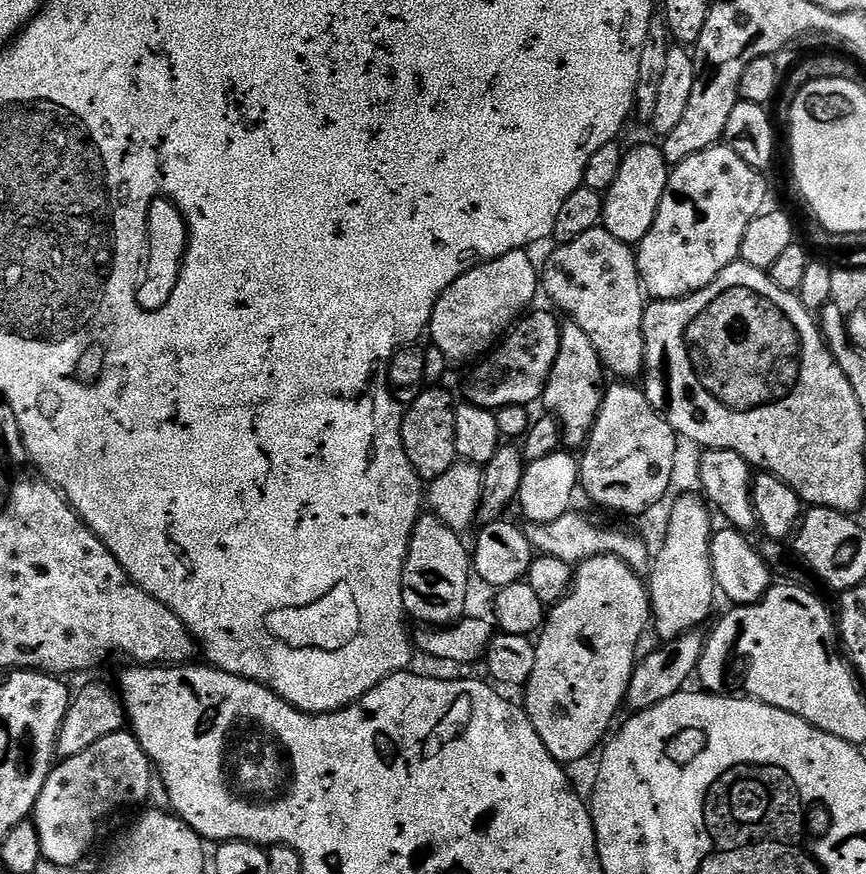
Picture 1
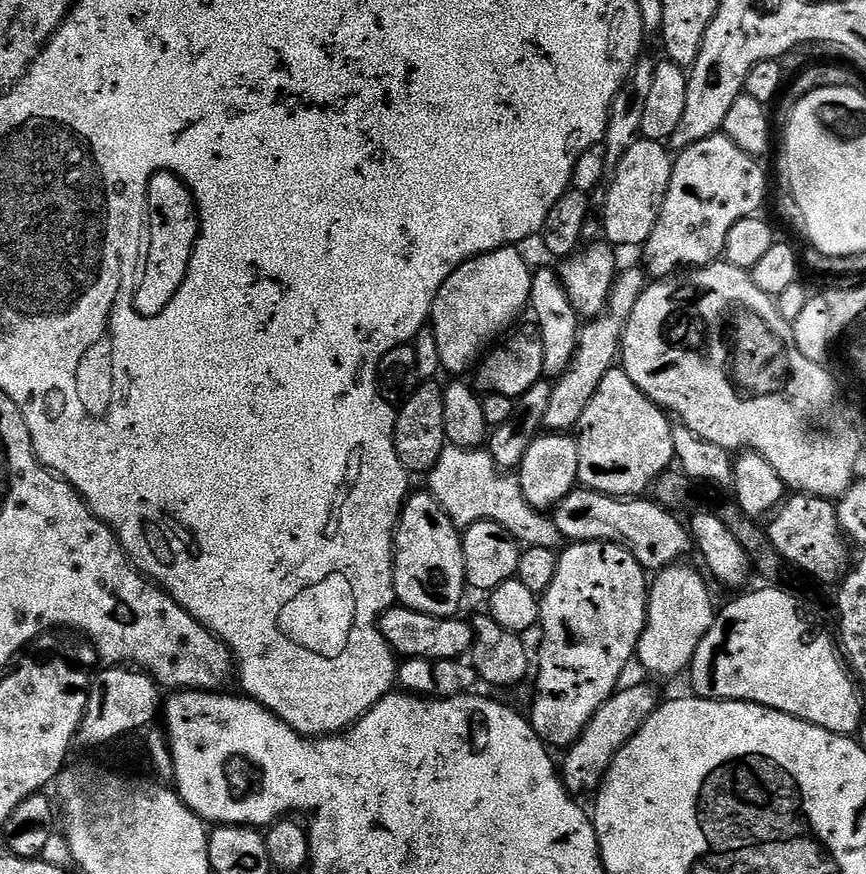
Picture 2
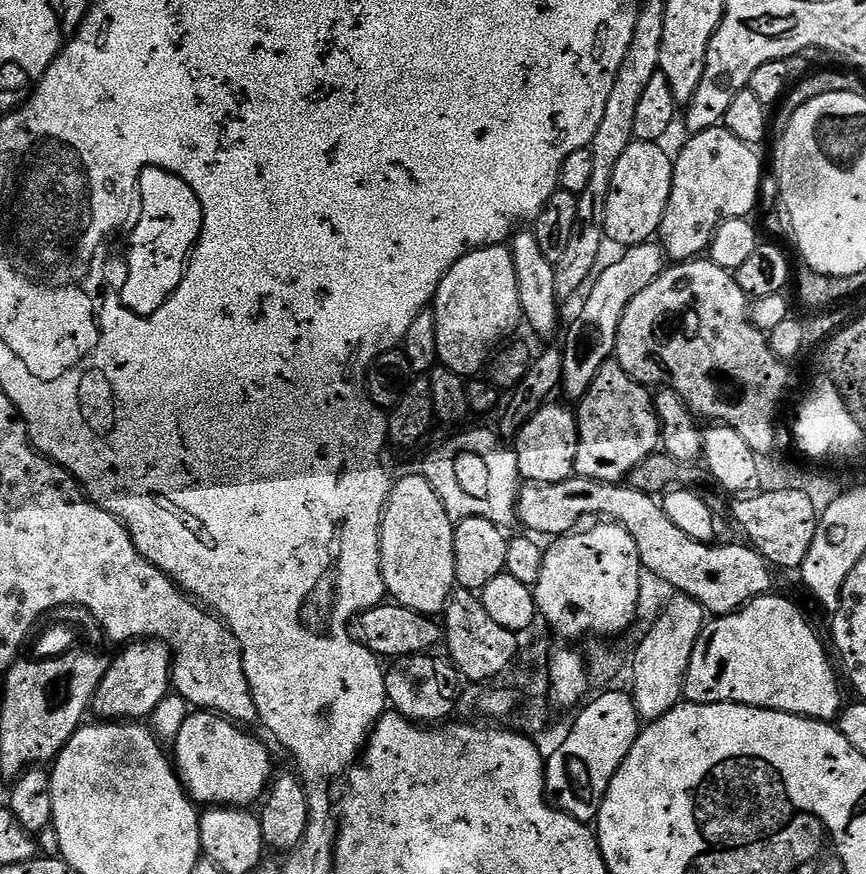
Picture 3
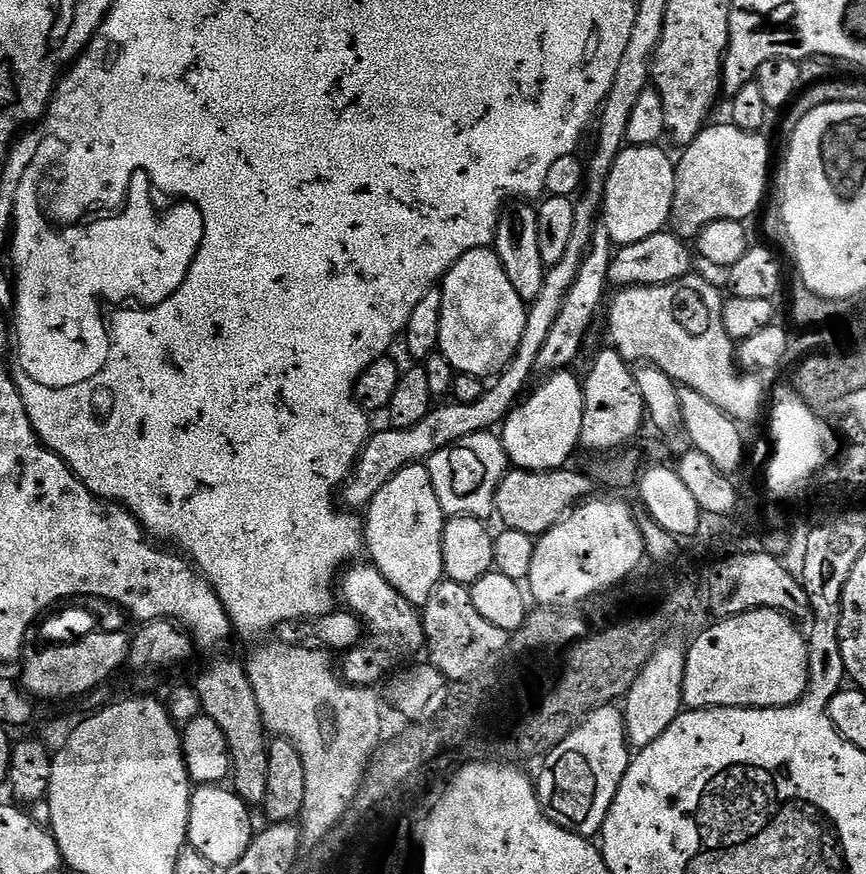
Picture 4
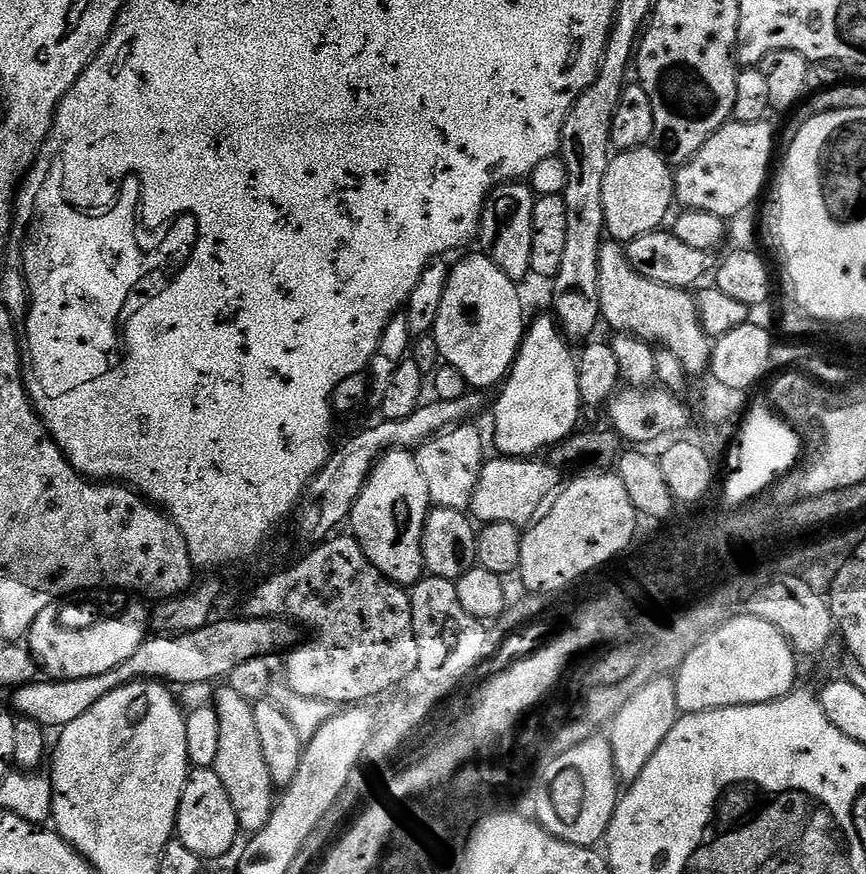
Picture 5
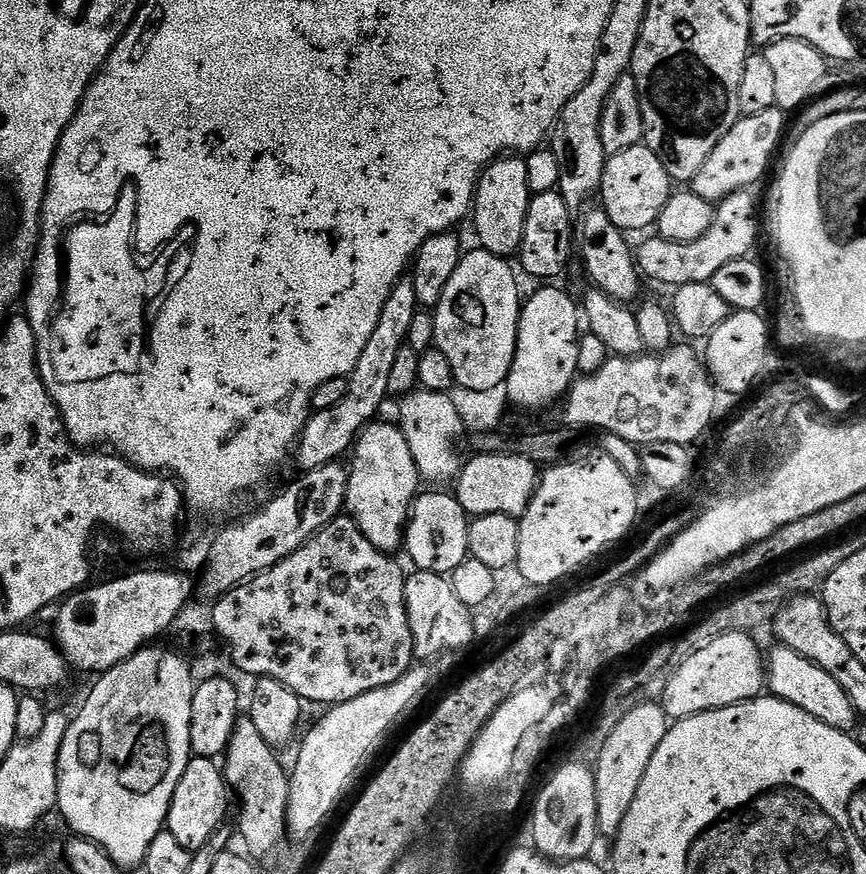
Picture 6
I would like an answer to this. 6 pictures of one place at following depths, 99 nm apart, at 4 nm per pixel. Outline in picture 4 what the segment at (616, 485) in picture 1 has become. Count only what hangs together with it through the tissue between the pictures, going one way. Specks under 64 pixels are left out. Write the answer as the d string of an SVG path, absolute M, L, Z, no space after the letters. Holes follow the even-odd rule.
M605 346L592 360L588 377L583 377L584 409L582 410L582 434L580 443L592 454L615 452L633 443L632 439L646 424L642 390L638 390L636 373L615 348ZM629 368L629 369L628 369Z

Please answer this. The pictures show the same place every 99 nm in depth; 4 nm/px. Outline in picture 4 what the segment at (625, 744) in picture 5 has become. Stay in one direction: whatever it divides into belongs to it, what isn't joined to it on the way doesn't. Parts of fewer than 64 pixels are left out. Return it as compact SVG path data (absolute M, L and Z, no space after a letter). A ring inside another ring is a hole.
M671 642L663 643L646 666L638 674L638 678L630 686L627 696L622 700L624 729L628 732L628 743L633 749L639 750L650 746L658 734L662 734L678 718L684 702L684 675L686 674L687 651Z

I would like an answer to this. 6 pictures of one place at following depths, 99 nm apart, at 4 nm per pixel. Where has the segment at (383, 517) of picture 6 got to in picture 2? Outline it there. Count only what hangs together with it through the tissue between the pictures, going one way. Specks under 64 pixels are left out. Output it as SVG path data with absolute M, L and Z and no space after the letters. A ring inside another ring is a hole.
M423 491L417 496L408 496L396 524L392 554L396 600L403 607L422 614L456 616L466 593L462 532L432 497L431 491Z

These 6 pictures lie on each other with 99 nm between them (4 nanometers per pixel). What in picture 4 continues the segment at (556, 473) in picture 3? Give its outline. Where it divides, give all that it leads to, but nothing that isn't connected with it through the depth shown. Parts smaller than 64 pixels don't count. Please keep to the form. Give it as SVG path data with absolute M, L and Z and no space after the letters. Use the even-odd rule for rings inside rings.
M572 370L553 372L536 389L533 387L504 419L498 435L509 465L525 472L553 472L555 468L565 467L576 448L581 447L584 385L574 373Z

